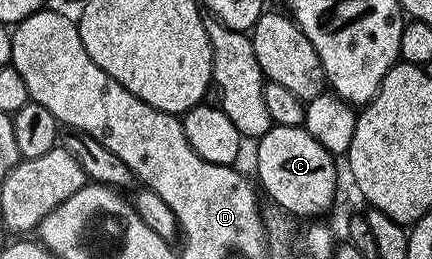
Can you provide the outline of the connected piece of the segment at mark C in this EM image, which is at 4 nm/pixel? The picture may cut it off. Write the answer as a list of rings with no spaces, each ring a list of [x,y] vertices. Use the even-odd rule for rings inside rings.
[[[274,127],[262,137],[256,140],[255,147],[257,147],[257,179],[260,190],[265,191],[282,207],[285,211],[290,211],[293,215],[317,215],[313,217],[321,217],[321,214],[328,209],[333,203],[333,198],[337,195],[337,163],[338,160],[327,149],[323,149],[323,145],[319,145],[319,141],[315,141],[315,137],[311,137],[311,133],[307,133],[304,127]]]

